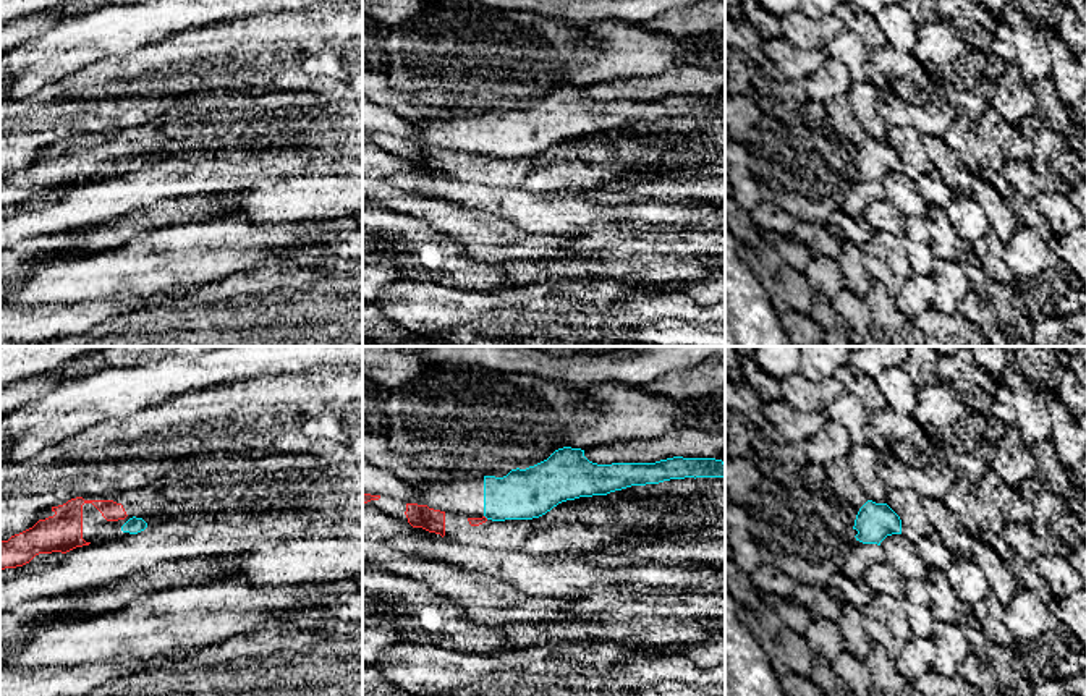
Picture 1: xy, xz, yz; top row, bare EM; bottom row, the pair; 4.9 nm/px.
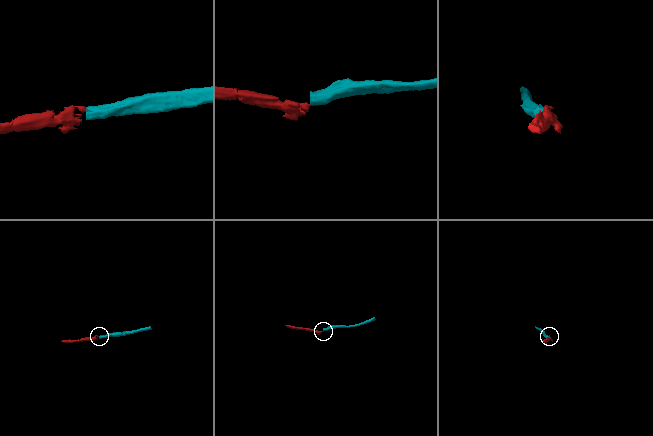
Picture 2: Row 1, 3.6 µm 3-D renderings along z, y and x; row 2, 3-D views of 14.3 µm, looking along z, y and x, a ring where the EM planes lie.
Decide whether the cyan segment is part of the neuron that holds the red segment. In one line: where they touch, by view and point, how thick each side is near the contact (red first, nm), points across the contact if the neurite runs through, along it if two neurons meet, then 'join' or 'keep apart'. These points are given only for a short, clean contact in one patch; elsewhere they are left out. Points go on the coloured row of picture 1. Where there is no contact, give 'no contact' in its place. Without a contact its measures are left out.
no contact; keep apart

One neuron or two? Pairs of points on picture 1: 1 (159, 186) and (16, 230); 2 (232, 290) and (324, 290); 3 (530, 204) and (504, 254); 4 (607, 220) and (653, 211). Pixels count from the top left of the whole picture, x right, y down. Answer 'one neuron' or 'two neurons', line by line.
1: one neuron
2: one neuron
3: two neurons
4: one neuron

